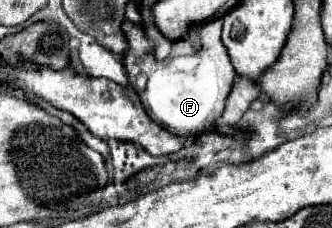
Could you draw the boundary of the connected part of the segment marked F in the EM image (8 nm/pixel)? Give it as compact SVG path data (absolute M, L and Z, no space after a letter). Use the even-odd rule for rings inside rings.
M221 17L213 21L209 21L207 25L207 33L215 37L213 43L207 41L207 47L213 47L215 51L211 51L211 63L207 63L207 59L203 59L201 51L195 55L183 55L183 57L173 57L169 59L169 63L159 65L155 71L151 71L149 77L149 69L143 69L143 55L141 51L137 51L137 47L141 47L141 25L135 25L131 21L123 23L123 31L129 39L129 49L131 53L125 53L125 67L129 73L129 83L131 87L139 93L143 107L147 109L147 115L151 119L155 119L157 123L161 123L163 127L167 127L167 131L175 133L175 135L199 135L207 129L213 129L215 119L223 113L225 107L225 99L229 95L231 83L233 83L233 65L231 59L227 55L227 49L221 43L221 27L223 21ZM131 61L131 65L129 65ZM213 65L223 65L223 71L211 71ZM211 67L211 69L209 69Z

